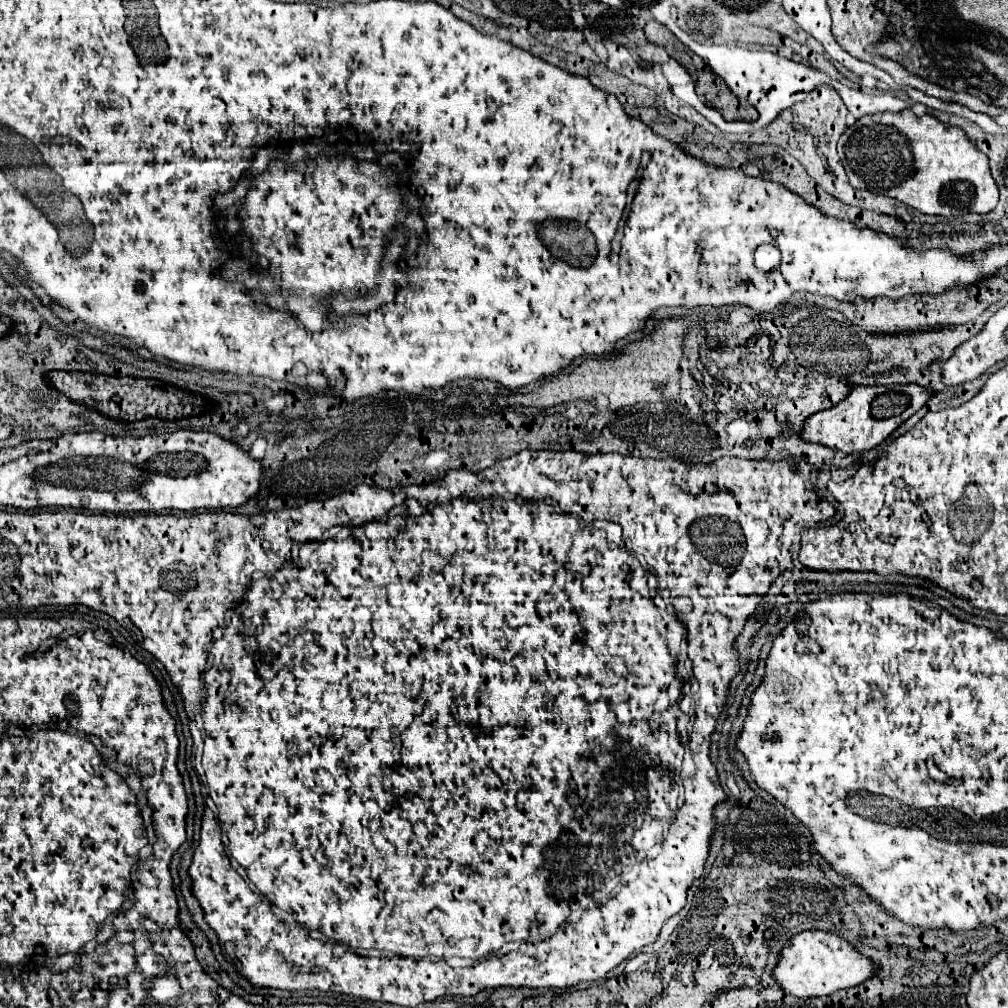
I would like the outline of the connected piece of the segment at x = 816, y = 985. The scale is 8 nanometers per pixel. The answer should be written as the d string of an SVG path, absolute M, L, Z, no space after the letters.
M806 930L794 934L778 956L778 964L772 972L774 982L796 998L812 998L812 996L828 996L840 988L856 986L868 980L874 972L874 966L866 956L854 950L846 940L836 934L822 930Z

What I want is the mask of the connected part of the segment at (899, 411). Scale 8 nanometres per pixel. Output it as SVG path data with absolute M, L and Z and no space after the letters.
M862 386L854 388L842 402L836 406L816 412L804 420L800 430L800 438L804 442L822 444L844 454L866 452L884 442L904 420L908 420L914 412L918 412L926 400L930 398L930 390L920 386Z

